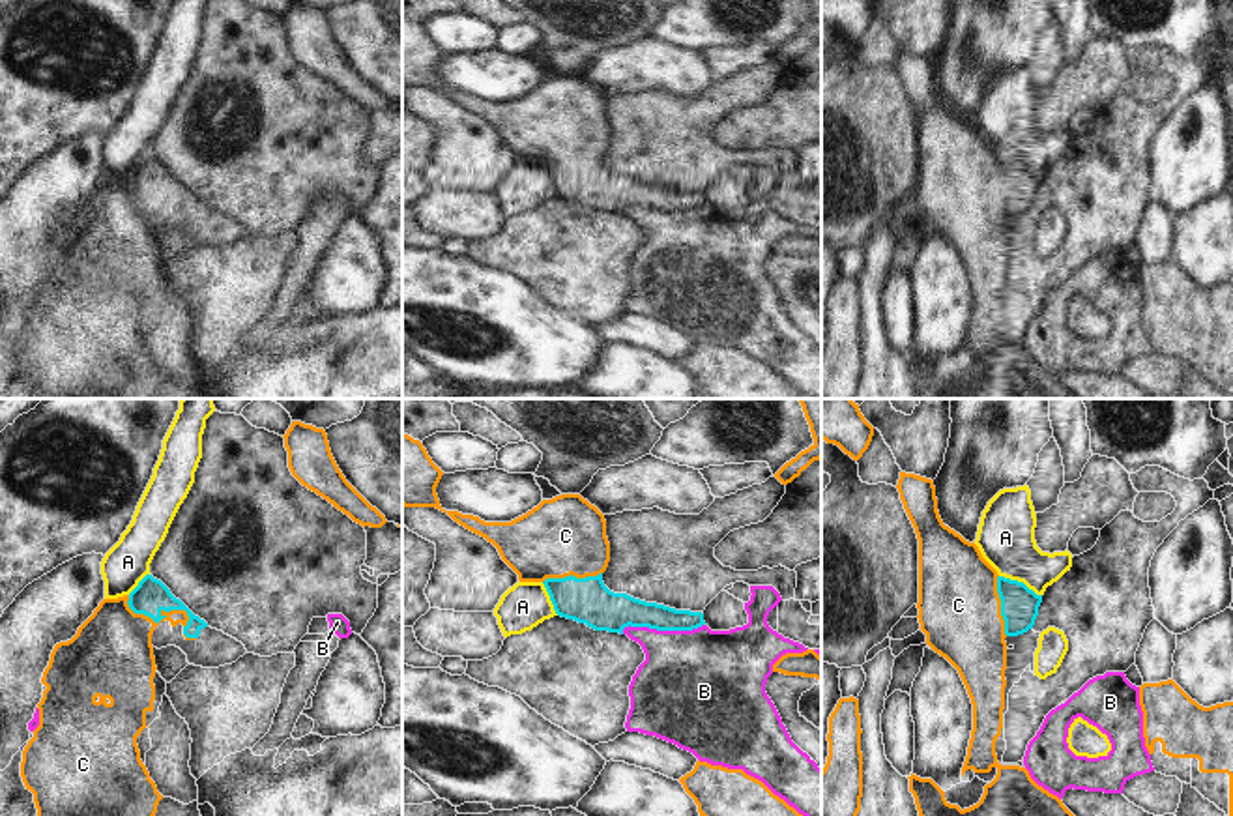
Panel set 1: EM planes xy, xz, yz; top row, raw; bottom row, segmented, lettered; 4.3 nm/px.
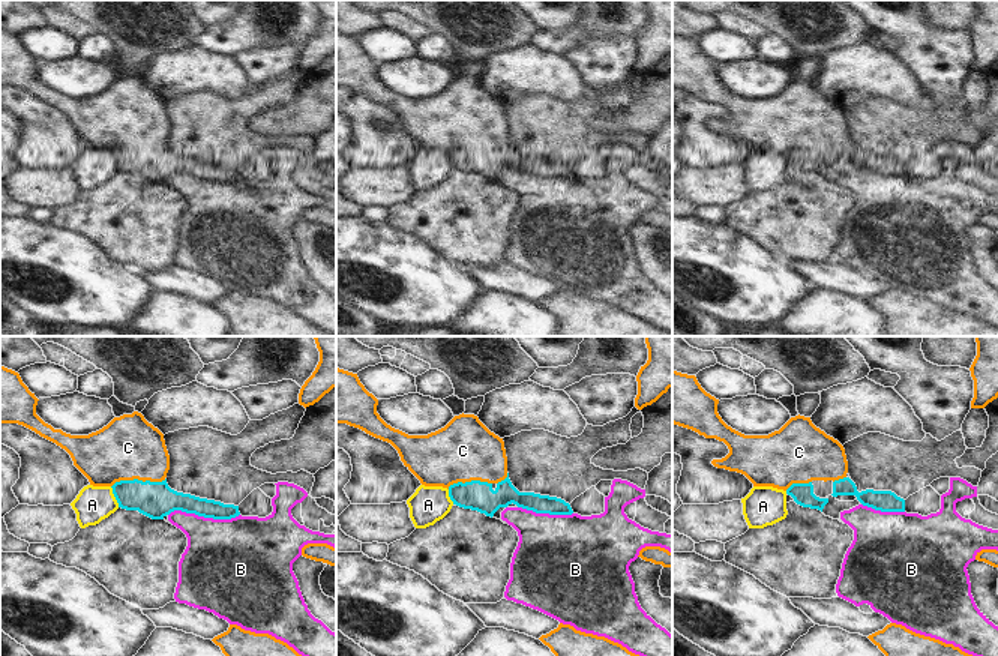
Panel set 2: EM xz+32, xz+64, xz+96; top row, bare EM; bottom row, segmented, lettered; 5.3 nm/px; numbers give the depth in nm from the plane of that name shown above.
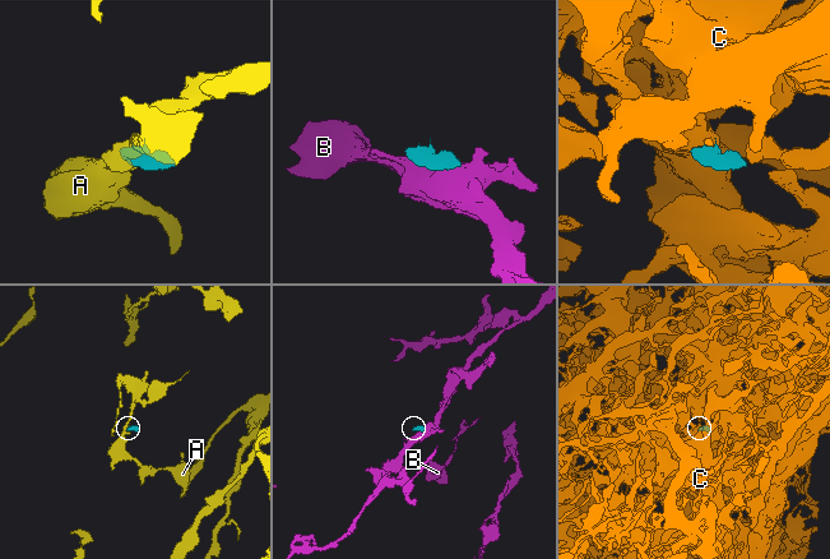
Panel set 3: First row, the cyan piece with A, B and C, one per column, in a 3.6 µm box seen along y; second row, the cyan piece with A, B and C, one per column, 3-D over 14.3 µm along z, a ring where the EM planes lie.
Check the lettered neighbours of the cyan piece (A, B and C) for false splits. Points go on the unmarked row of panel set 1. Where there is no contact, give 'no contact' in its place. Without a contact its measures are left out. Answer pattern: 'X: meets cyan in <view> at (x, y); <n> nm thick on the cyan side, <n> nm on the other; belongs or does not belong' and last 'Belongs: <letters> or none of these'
A: meets cyan in yz at (1020, 163); 160 nm thick on the cyan side, 240 nm on the other; does not belong
B: meets cyan in xz at (661, 210); 170 nm thick on the cyan side, 420 nm on the other; does not belong
C: meets cyan in xy at (156, 203); 150 nm thick on the cyan side, 360 nm on the other; belongs
Belongs: C

